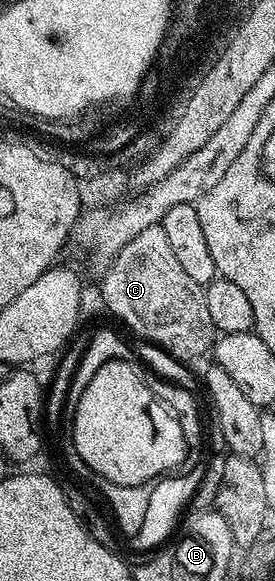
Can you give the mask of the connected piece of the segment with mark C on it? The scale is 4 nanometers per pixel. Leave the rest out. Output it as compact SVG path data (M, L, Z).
M162 224L145 227L137 239L133 239L117 254L115 260L107 266L103 277L103 301L107 309L115 317L120 317L133 332L136 338L144 342L159 345L165 352L171 353L177 360L194 363L198 357L212 352L217 340L217 330L213 318L209 315L209 307L205 303L205 288L197 284L173 256L169 247L169 239L165 235Z

